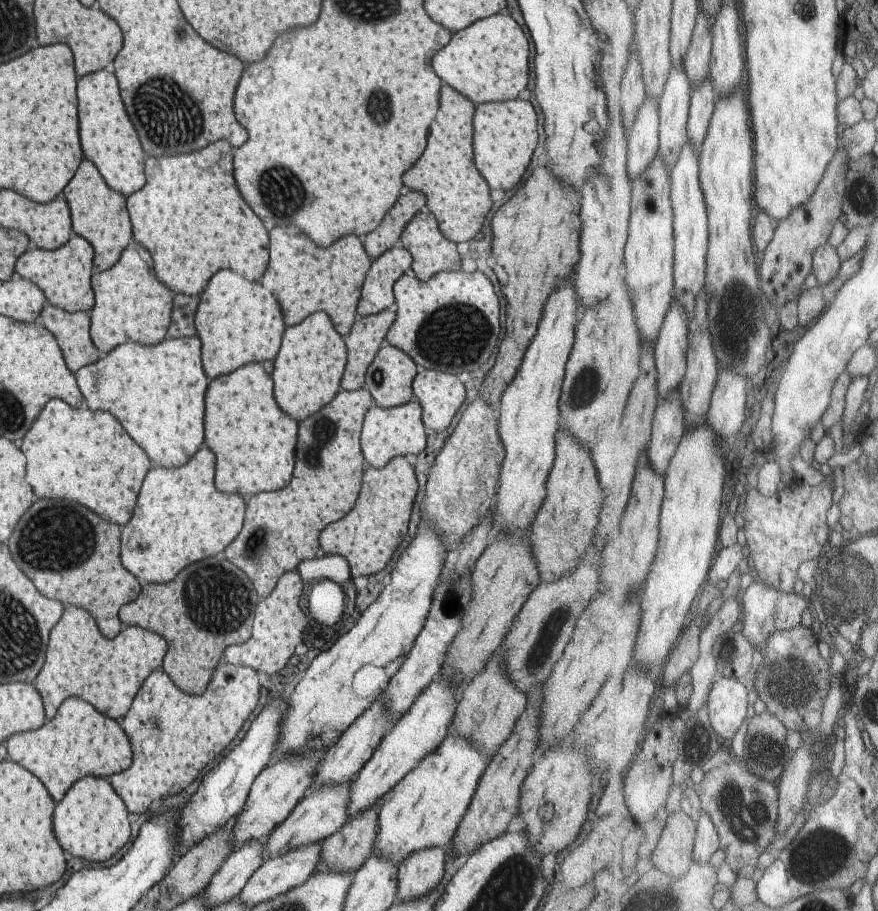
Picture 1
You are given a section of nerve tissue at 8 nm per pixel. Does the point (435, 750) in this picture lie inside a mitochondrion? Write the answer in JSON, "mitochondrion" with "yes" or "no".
{"mitochondrion":"no"}

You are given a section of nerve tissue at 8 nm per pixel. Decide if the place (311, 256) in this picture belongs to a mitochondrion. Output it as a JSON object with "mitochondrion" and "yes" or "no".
{"mitochondrion":"no"}

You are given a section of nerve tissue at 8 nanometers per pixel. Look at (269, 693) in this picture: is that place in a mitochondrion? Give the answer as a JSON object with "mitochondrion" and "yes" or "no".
{"mitochondrion":"no"}

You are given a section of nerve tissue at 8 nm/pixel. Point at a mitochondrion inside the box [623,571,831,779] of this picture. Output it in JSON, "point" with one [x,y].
{"point":[789,680]}

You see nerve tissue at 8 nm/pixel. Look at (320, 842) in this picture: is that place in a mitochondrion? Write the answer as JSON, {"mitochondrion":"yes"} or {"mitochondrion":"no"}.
{"mitochondrion":"no"}

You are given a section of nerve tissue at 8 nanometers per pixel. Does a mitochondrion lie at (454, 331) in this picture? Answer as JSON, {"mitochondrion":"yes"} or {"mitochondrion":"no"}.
{"mitochondrion":"yes"}

